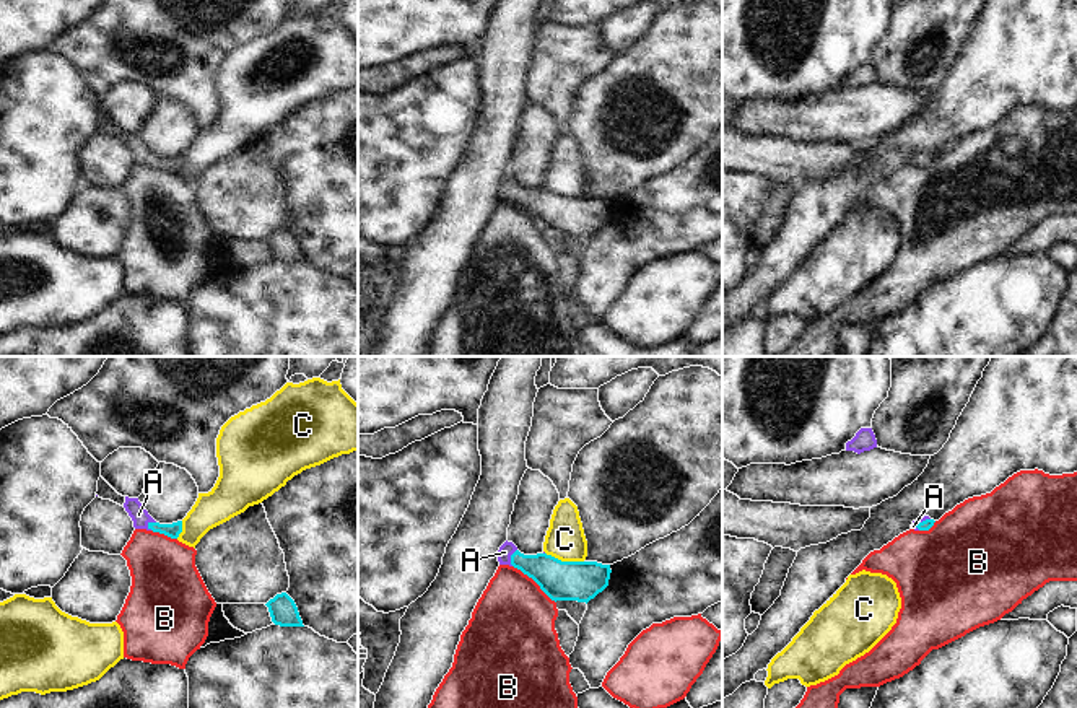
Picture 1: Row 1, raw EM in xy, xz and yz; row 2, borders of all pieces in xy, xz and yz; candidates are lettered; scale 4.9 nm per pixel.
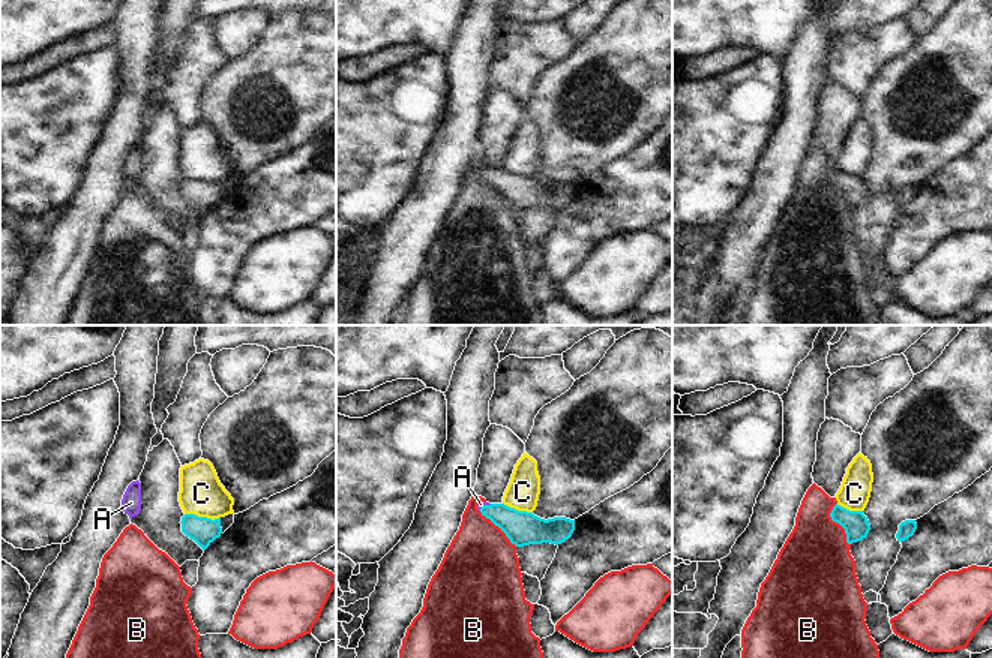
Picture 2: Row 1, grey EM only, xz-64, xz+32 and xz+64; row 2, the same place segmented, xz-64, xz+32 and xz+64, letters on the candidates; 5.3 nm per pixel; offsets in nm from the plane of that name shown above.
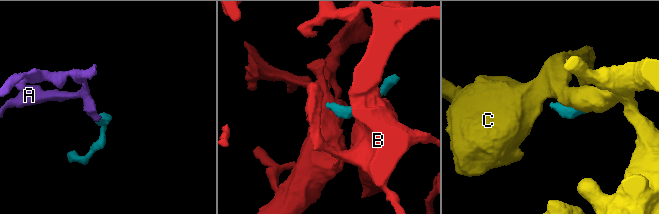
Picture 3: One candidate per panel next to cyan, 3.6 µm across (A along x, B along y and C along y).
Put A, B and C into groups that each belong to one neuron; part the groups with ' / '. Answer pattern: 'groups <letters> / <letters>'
groups A / B / C

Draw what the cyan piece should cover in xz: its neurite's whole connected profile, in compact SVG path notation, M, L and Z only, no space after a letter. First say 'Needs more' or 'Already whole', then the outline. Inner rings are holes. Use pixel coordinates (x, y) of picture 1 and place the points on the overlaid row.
Needs more. M512 542L498 550L499 565L509 565L532 578L552 601L589 602L608 586L610 565L561 562L552 555L524 555Z

